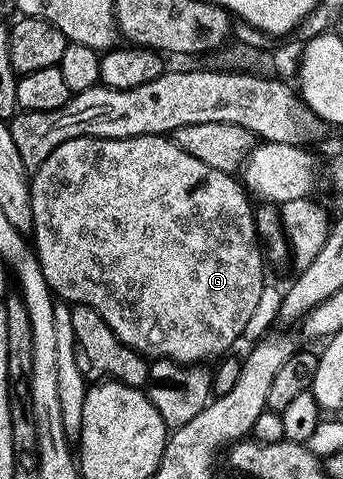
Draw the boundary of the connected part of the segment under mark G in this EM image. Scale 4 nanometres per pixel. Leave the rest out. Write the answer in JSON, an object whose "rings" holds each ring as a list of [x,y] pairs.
{"rings":[[[160,133],[123,139],[99,139],[86,135],[67,139],[55,147],[55,151],[51,151],[51,155],[47,155],[47,159],[43,159],[41,166],[32,174],[29,187],[34,216],[31,245],[36,250],[39,267],[43,267],[43,279],[47,279],[62,302],[86,305],[99,311],[103,323],[115,331],[117,338],[146,359],[180,361],[183,365],[209,363],[212,357],[217,359],[228,354],[232,350],[229,348],[240,339],[241,332],[252,323],[261,305],[261,296],[265,293],[265,261],[261,258],[255,209],[253,205],[249,206],[250,194],[234,174],[209,167]]]}

